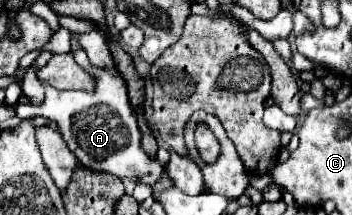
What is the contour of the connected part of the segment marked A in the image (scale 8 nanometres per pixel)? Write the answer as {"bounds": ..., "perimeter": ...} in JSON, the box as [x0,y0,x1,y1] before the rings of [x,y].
{"bounds":[35,49,163,185],"perimeter":[[[77,49],[73,57],[81,67],[85,67],[85,70],[95,77],[97,81],[95,93],[57,91],[40,81],[45,89],[45,101],[41,107],[35,109],[35,115],[49,117],[59,125],[67,147],[75,153],[75,157],[79,159],[83,167],[105,171],[115,177],[129,177],[135,183],[153,185],[161,177],[163,167],[159,161],[149,159],[147,153],[143,153],[141,149],[141,143],[139,143],[141,131],[137,127],[137,119],[133,117],[124,79],[121,75],[114,76],[97,67],[92,67],[83,49]]]}

